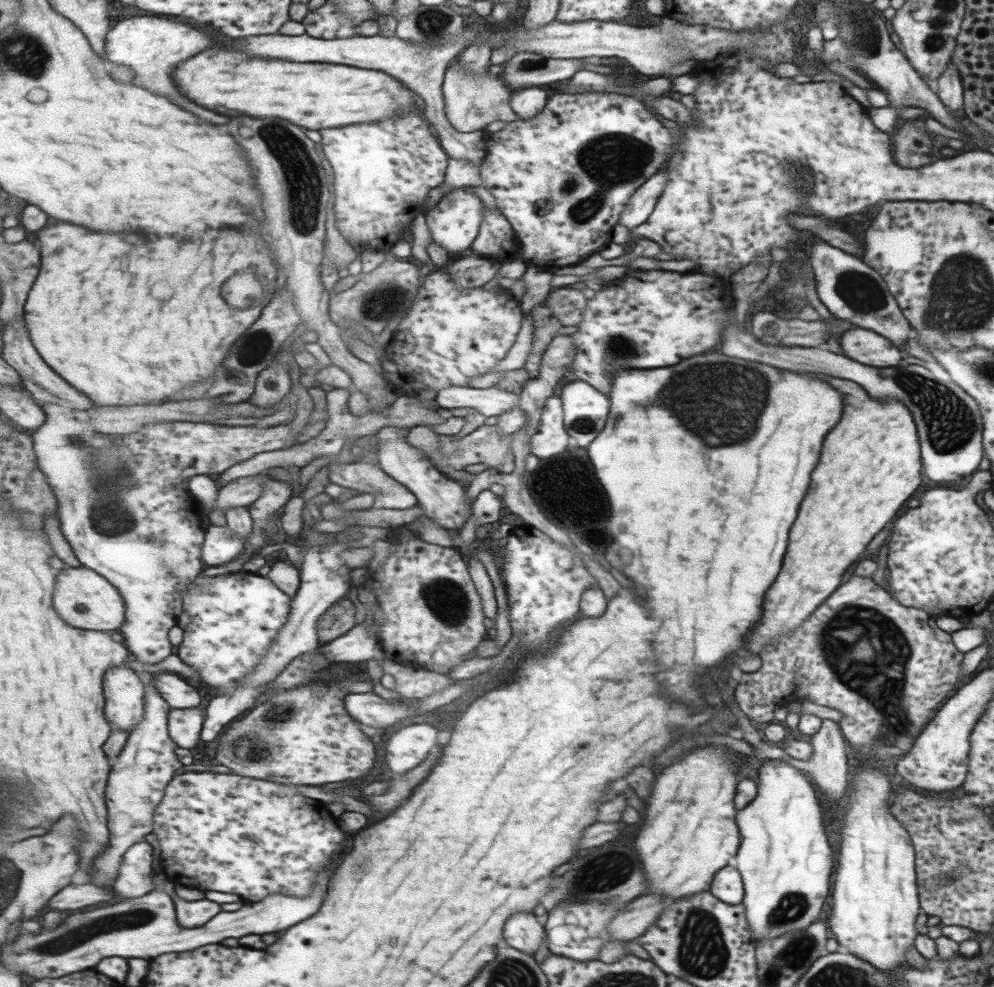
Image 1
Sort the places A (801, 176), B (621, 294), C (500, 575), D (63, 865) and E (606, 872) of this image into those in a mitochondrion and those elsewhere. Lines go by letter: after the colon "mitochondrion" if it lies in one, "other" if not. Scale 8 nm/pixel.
A: mitochondrion
B: other
C: other
D: other
E: mitochondrion

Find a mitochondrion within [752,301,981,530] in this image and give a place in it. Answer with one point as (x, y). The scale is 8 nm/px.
(944, 438)

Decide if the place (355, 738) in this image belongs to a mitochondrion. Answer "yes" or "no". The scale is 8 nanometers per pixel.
no

